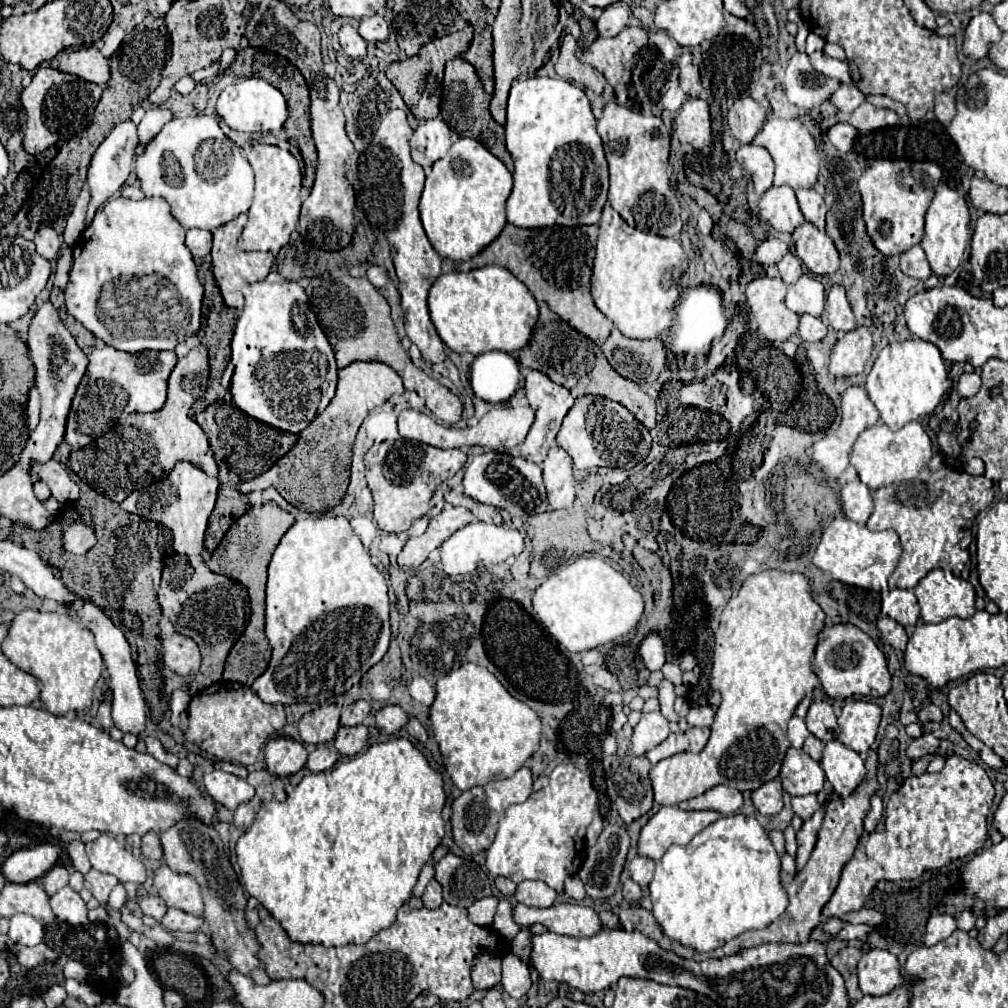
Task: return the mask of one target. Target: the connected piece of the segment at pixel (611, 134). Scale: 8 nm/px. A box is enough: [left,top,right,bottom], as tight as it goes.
[597,103,681,237]

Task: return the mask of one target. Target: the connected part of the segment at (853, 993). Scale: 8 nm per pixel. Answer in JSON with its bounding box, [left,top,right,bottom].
[831,947,863,1001]

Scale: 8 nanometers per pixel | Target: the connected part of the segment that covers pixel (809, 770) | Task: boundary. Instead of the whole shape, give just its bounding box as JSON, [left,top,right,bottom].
[779,747,825,795]

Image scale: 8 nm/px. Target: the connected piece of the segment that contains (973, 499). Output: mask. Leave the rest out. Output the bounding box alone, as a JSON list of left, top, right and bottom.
[867,467,993,589]

